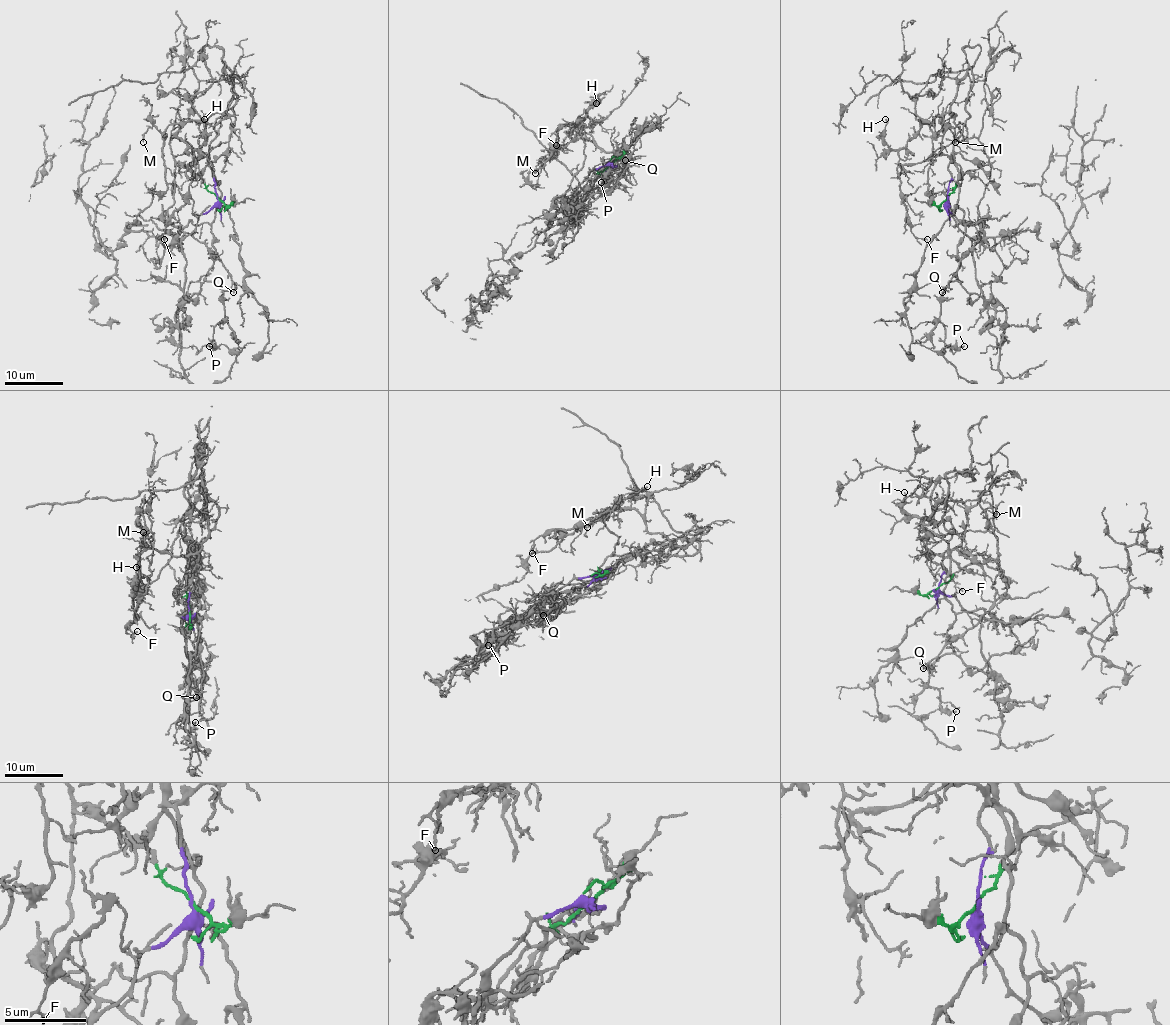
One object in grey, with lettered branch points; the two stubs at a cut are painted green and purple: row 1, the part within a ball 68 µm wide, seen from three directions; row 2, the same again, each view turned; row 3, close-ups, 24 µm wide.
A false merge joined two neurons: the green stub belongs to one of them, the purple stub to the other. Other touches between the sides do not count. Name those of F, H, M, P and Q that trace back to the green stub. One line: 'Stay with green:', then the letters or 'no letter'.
Stay with green: F, H, M, P

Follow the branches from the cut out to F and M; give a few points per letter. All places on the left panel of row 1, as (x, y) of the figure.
F: (218, 199), (202, 169), (225, 150), (228, 116), (187, 122), (177, 135), (194, 152), (194, 174), (163, 240)
M: (218, 199), (202, 169), (225, 150), (233, 116), (213, 125), (183, 121), (162, 132), (150, 127), (143, 141)

